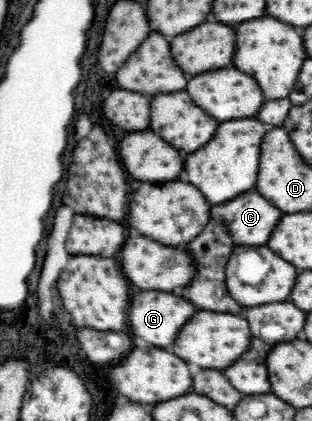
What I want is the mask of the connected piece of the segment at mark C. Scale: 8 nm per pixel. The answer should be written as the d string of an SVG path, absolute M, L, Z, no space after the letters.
M255 191L243 193L221 207L211 207L211 217L225 225L235 245L265 245L281 215Z

